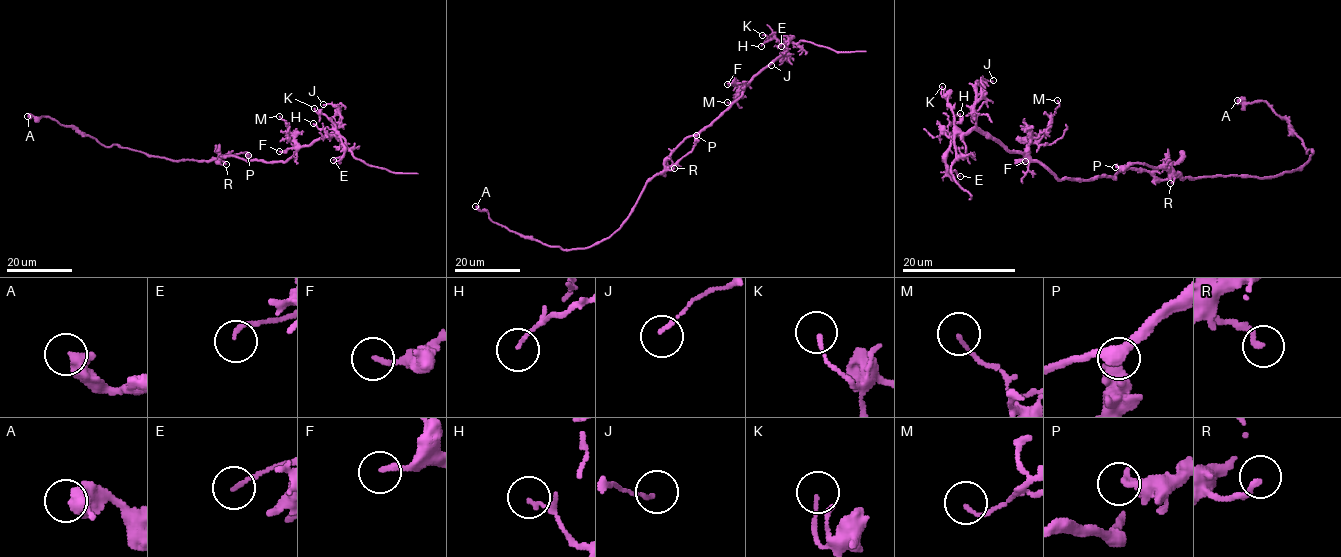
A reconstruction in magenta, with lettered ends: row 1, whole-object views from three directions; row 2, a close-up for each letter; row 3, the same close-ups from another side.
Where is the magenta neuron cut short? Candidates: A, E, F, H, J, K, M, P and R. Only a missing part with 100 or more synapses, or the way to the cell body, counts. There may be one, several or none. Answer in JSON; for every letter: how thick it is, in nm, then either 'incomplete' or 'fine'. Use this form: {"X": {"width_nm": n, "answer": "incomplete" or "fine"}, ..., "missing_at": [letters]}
{"A": {"width_nm": 550, "answer": "fine"}, "E": {"width_nm": 140, "answer": "fine"}, "F": {"width_nm": 160, "answer": "fine"}, "H": {"width_nm": 120, "answer": "fine"}, "J": {"width_nm": 120, "answer": "fine"}, "K": {"width_nm": 110, "answer": "fine"}, "M": {"width_nm": 110, "answer": "fine"}, "P": {"width_nm": 440, "answer": "fine"}, "R": {"width_nm": 170, "answer": "fine"}, "missing_at": []}

